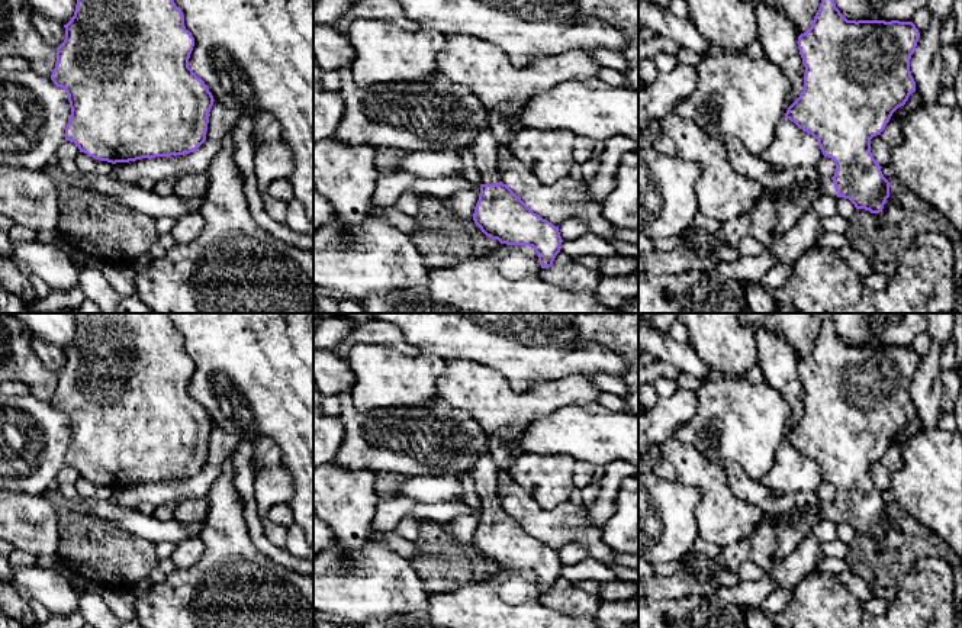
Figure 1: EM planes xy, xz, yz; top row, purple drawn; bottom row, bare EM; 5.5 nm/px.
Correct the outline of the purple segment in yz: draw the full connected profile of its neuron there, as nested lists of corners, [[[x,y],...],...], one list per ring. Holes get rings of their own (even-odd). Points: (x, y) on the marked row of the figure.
[[[821,0],[811,28],[798,36],[805,67],[804,88],[785,117],[818,141],[823,155],[834,161],[836,171],[831,178],[801,180],[773,189],[773,197],[786,200],[813,187],[818,196],[844,197],[856,209],[882,212],[889,181],[871,152],[871,139],[881,135],[892,113],[916,91],[910,59],[918,39],[913,22],[847,20],[834,0]]]

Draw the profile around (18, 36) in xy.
[[[0,0],[0,58],[23,57],[35,73],[51,77],[57,49],[32,26],[32,13],[25,0]]]

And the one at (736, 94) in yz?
[[[705,57],[696,67],[698,86],[669,115],[691,120],[712,138],[731,135],[759,157],[775,138],[791,93],[789,78],[766,57]]]

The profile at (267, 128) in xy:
[[[267,112],[254,115],[254,138],[263,142],[279,142],[283,138],[283,129],[280,122]]]

